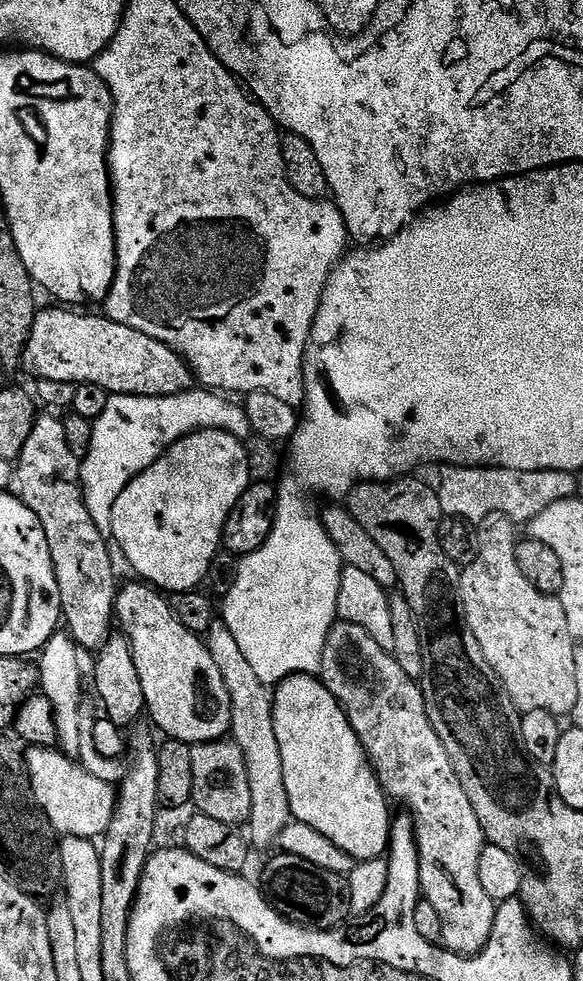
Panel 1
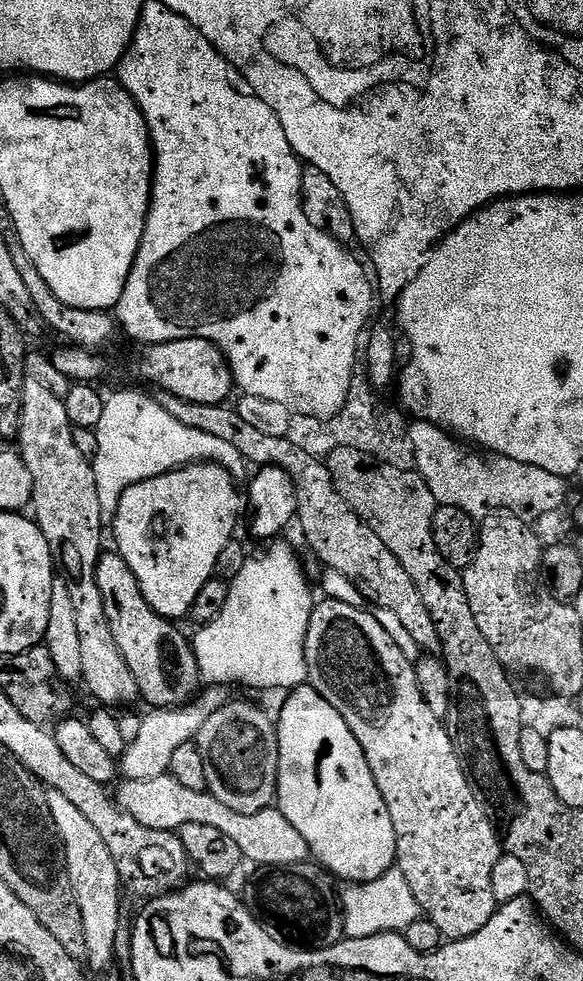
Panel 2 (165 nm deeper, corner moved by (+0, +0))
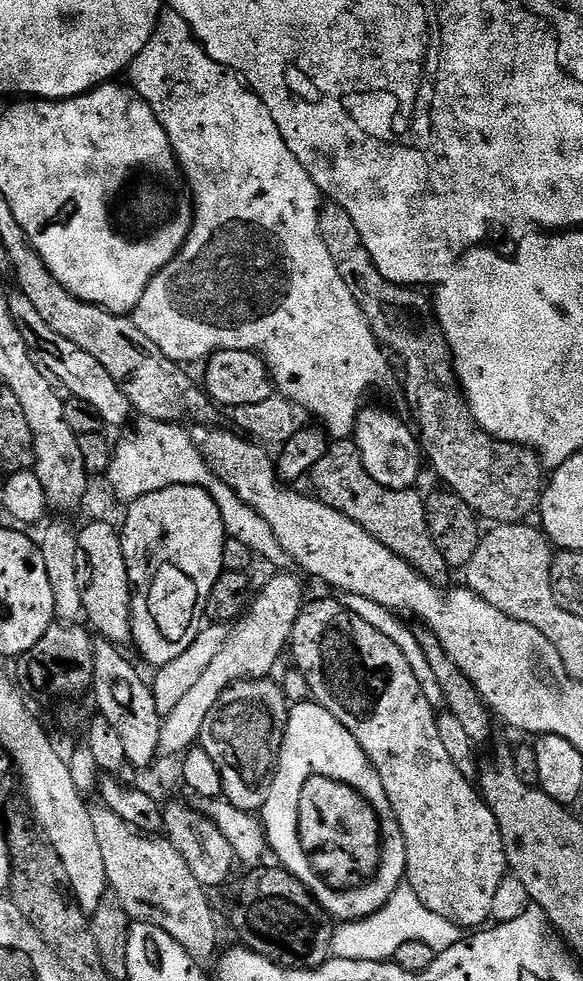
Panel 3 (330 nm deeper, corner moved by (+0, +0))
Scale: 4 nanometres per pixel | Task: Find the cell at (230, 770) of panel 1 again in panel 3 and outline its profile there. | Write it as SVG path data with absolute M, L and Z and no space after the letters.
M242 679L229 685L206 716L199 747L210 754L222 774L223 799L238 810L259 813L268 797L268 786L280 762L280 747L288 725L290 705L275 679Z

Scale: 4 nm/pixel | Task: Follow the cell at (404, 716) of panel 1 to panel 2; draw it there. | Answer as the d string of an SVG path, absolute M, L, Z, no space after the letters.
M324 598L321 601L321 604L319 601L313 607L310 614L310 626L306 630L304 649L306 650L306 666L308 667L307 683L314 690L318 690L318 694L322 694L322 698L326 698L326 702L330 702L330 706L334 706L334 710L338 710L338 714L342 714L346 726L350 726L354 738L358 738L358 746L362 746L362 754L366 754L366 762L374 774L374 782L382 794L382 802L386 802L386 810L390 810L390 822L394 822L395 867L400 868L402 874L406 874L406 883L410 885L410 890L414 890L414 898L418 902L421 913L427 919L432 920L434 926L438 926L438 930L449 941L465 940L466 937L473 936L475 932L482 930L482 926L486 926L486 922L490 922L490 918L496 913L498 905L494 898L494 889L490 886L490 874L494 874L494 865L498 863L498 858L502 854L500 837L492 821L482 810L482 806L466 778L462 762L452 745L452 739L448 737L445 721L434 718L430 706L426 706L426 698L422 698L422 690L418 690L416 669L410 657L402 654L402 650L398 650L398 646L394 646L394 638L390 638L390 634L386 634L386 630L382 630L382 626L378 626L378 618L371 611L346 606L346 602L338 602L337 600Z

